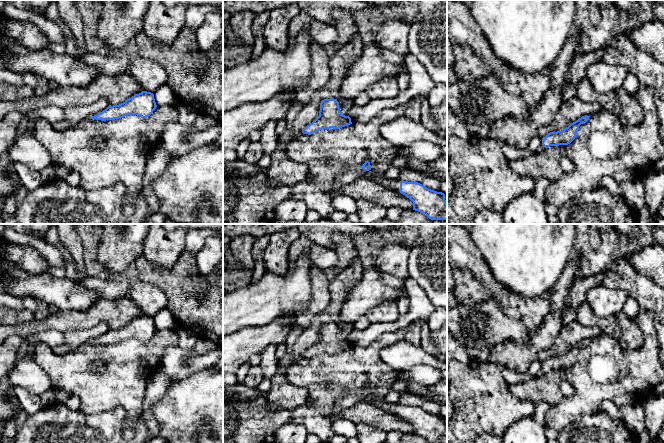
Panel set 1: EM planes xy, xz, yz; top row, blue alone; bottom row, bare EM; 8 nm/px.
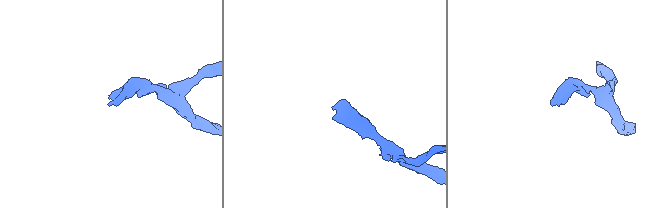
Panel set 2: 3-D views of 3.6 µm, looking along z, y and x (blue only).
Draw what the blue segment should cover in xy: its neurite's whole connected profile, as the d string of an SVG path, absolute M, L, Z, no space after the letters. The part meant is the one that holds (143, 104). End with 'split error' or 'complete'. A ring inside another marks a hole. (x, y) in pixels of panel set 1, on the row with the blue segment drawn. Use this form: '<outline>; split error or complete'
M142 91L119 105L109 105L102 112L92 116L91 119L106 121L123 118L127 115L137 115L147 118L153 113L156 107L154 94Z; complete

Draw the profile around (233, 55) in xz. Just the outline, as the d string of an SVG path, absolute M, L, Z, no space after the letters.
M235 44L223 47L224 69L245 63L252 58L253 47L249 45Z

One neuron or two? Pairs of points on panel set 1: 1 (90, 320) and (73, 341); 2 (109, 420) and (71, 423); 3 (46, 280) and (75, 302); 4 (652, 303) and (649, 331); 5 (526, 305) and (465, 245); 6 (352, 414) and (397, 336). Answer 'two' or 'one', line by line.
1: two
2: one
3: one
4: two
5: one
6: two

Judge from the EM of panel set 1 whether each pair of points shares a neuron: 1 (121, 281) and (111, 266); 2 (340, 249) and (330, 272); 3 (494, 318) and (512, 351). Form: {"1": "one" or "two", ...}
{"1": "two", "2": "one", "3": "two"}

